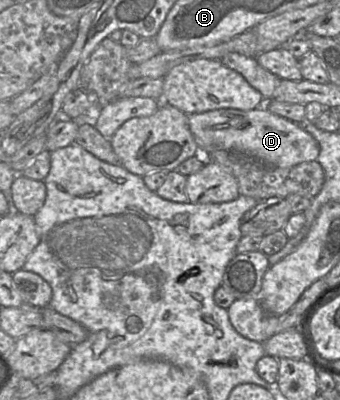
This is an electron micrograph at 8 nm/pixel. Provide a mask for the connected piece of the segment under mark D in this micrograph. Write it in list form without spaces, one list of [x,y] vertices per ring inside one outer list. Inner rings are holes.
[[[264,105],[243,111],[227,108],[188,115],[190,130],[200,153],[209,159],[209,153],[226,150],[250,156],[265,165],[290,168],[297,164],[315,161],[320,153],[317,140],[301,124],[270,112]]]

